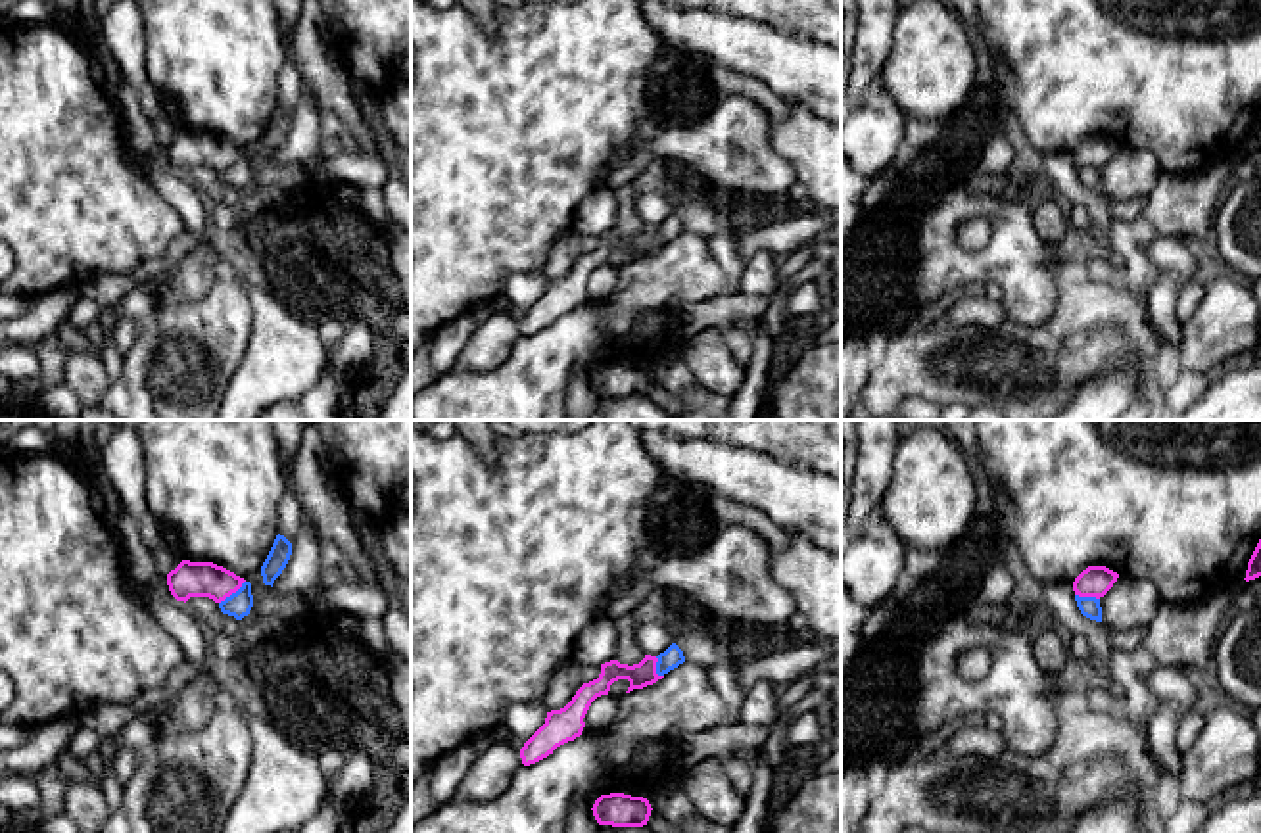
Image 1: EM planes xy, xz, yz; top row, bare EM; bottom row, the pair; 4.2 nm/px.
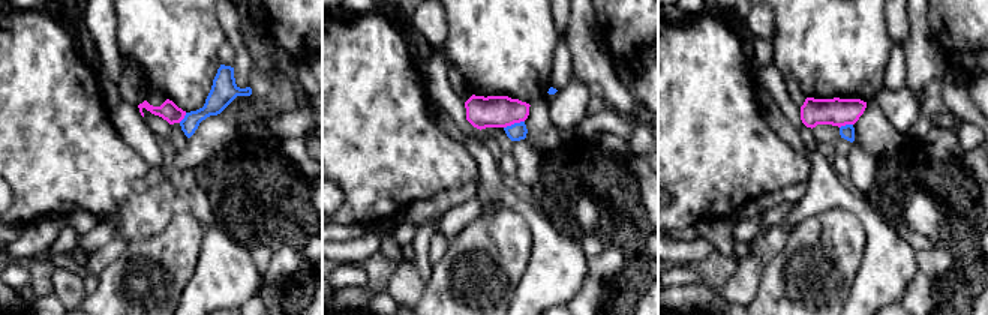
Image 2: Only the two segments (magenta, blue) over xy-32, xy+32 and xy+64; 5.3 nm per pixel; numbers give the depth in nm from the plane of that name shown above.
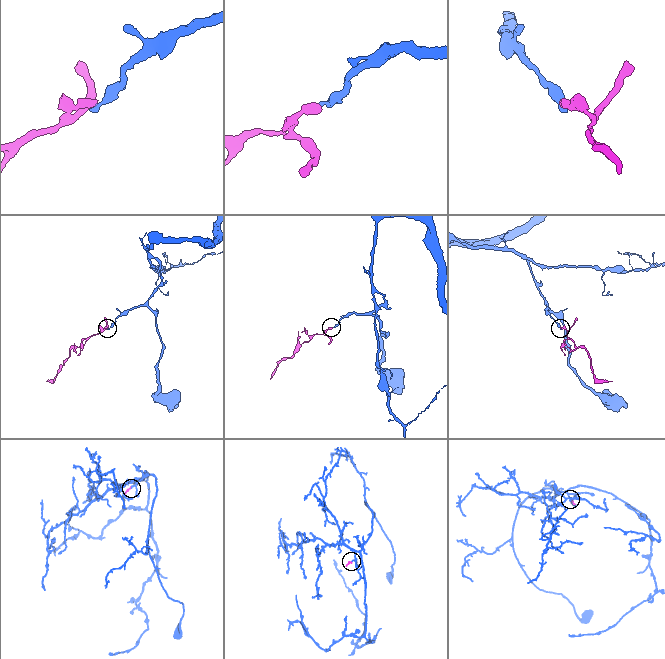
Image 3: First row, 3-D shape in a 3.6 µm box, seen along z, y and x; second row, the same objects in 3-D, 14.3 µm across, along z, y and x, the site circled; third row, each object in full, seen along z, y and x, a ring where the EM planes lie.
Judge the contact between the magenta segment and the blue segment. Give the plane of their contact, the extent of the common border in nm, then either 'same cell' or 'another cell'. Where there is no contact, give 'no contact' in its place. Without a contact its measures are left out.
xy | 150 nm | another cell

